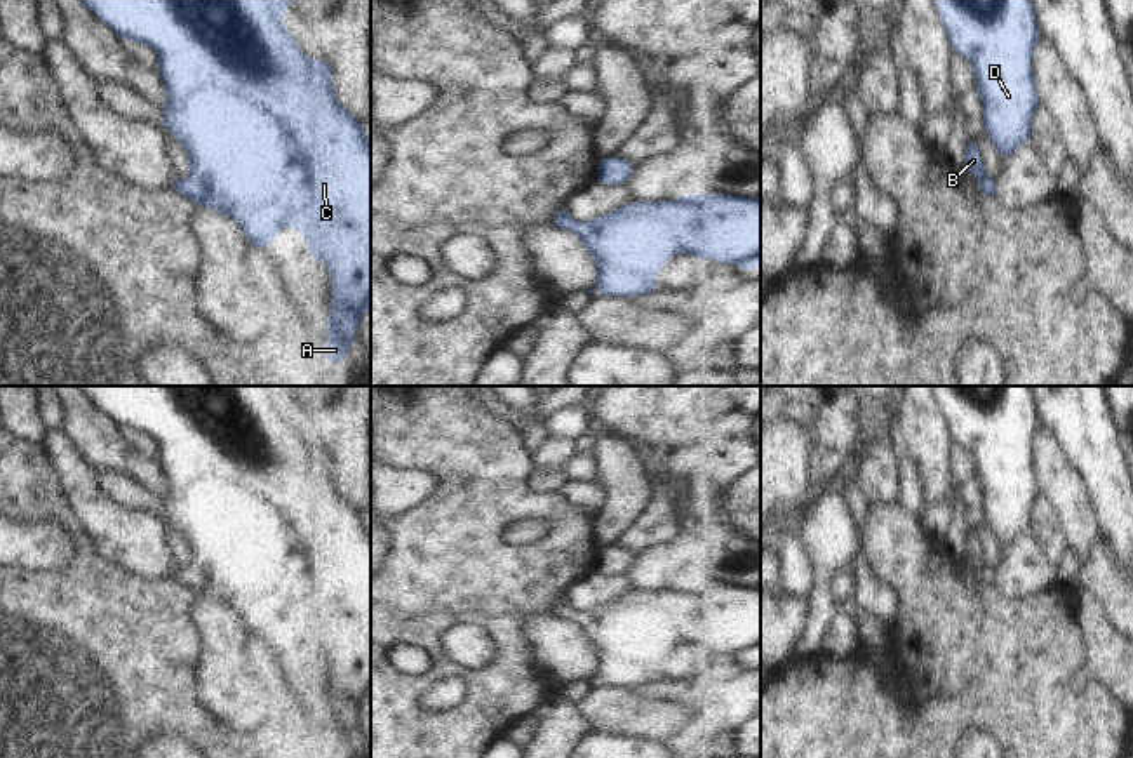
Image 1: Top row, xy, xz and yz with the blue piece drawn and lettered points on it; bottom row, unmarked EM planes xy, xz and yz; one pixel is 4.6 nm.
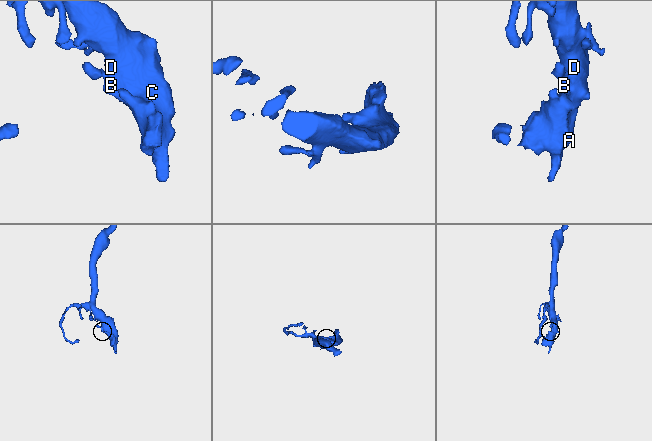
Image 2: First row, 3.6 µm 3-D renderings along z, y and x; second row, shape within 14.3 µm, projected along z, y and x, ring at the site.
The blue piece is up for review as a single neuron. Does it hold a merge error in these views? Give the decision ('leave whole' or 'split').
leave whole

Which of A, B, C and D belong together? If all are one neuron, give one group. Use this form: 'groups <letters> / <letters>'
groups A B C D

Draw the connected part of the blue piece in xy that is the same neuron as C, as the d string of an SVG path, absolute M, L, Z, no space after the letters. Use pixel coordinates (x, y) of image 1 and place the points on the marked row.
M80 0L87 10L103 24L113 30L115 37L131 42L139 42L158 56L157 73L160 75L167 104L164 116L158 120L160 127L165 127L176 141L183 146L190 158L190 172L186 181L179 181L176 176L171 179L171 191L190 198L195 205L207 207L214 212L230 216L244 233L249 247L256 247L266 252L266 243L272 242L284 226L294 226L305 242L310 243L305 252L318 266L320 259L327 261L331 275L331 311L329 322L322 325L327 334L327 346L320 353L320 362L336 362L346 365L346 355L353 337L357 336L357 325L364 313L371 308L371 143L364 134L364 125L350 115L336 99L331 83L332 70L327 59L315 61L305 57L296 40L285 30L282 16L285 14L292 0Z

